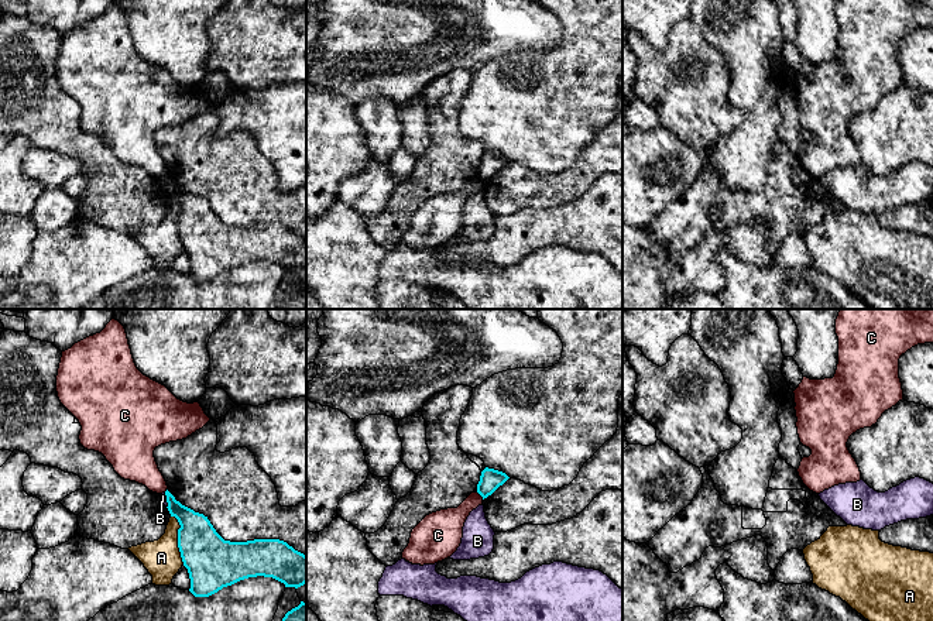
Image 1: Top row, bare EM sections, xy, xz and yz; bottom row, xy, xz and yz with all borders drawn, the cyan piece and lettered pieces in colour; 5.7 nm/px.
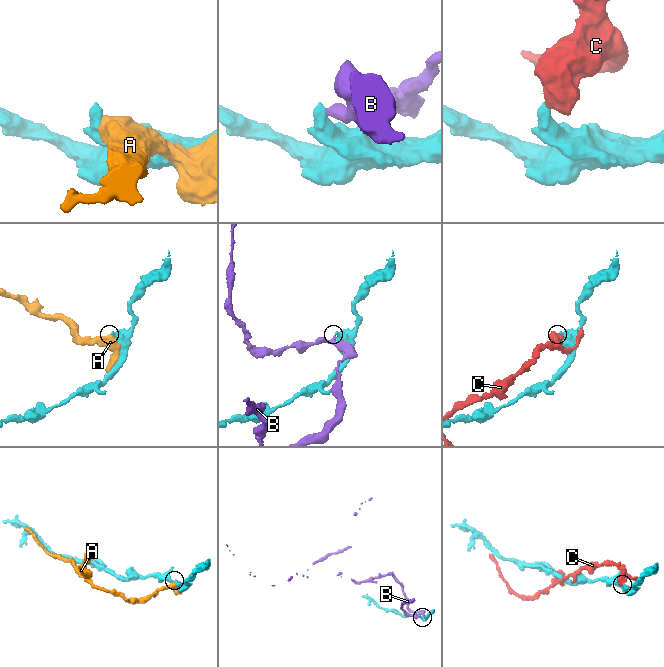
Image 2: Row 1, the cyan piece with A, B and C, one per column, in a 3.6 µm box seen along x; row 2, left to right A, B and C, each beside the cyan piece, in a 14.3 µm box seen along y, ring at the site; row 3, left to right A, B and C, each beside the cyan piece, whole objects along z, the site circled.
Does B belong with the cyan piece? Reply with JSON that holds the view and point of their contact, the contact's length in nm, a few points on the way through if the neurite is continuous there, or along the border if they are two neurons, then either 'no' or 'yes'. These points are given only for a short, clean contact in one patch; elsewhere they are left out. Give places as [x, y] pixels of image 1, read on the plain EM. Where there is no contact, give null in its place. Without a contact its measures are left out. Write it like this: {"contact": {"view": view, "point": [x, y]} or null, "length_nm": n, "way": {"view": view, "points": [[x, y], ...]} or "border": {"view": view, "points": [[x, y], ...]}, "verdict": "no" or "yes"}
{"contact": {"view": "xy", "point": [167, 184]}, "length_nm": 90, "verdict": "no"}

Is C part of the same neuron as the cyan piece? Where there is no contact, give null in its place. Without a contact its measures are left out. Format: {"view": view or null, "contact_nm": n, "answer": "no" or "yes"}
{"view": "xz", "contact_nm": 60, "answer": "no"}

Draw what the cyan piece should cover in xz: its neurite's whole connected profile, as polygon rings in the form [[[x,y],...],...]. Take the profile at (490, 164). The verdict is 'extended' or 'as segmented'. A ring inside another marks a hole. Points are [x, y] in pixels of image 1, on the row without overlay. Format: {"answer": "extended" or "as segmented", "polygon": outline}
{"answer": "as segmented", "polygon": [[[486,151],[481,155],[480,165],[477,168],[477,176],[484,182],[491,179],[500,169],[502,169],[510,161],[498,154]]]}

